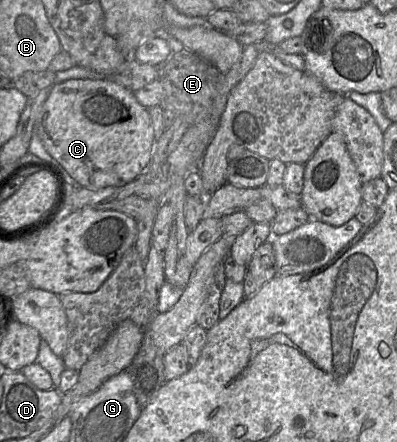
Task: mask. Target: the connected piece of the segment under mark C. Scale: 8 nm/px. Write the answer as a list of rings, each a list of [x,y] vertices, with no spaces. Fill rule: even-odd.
[[[71,79],[62,83],[56,83],[50,88],[50,93],[43,104],[34,125],[34,132],[40,138],[46,151],[59,163],[70,175],[76,186],[90,190],[98,190],[106,187],[121,187],[137,179],[147,168],[155,147],[156,137],[152,126],[148,109],[142,106],[136,99],[134,92],[115,83],[111,79]]]

